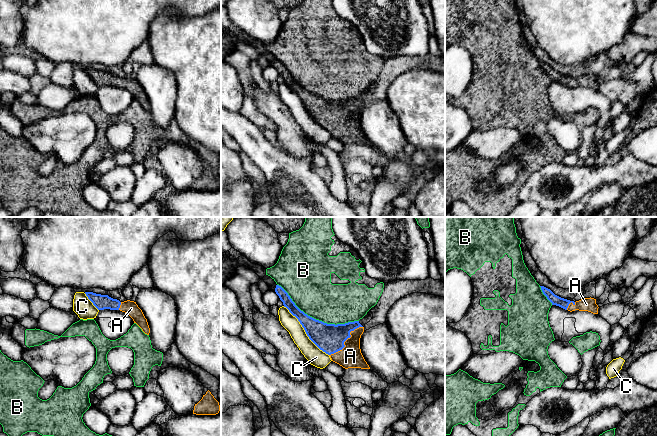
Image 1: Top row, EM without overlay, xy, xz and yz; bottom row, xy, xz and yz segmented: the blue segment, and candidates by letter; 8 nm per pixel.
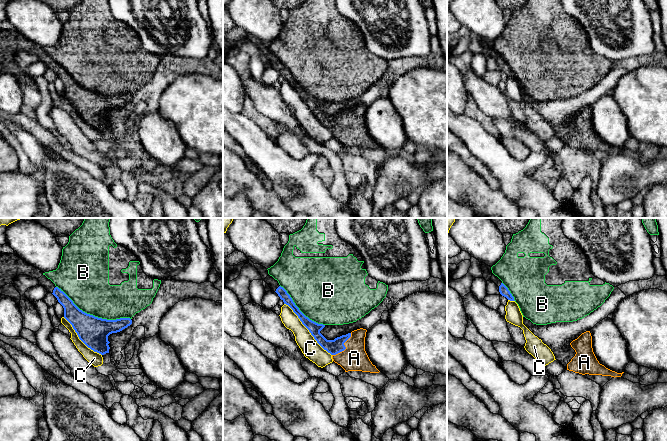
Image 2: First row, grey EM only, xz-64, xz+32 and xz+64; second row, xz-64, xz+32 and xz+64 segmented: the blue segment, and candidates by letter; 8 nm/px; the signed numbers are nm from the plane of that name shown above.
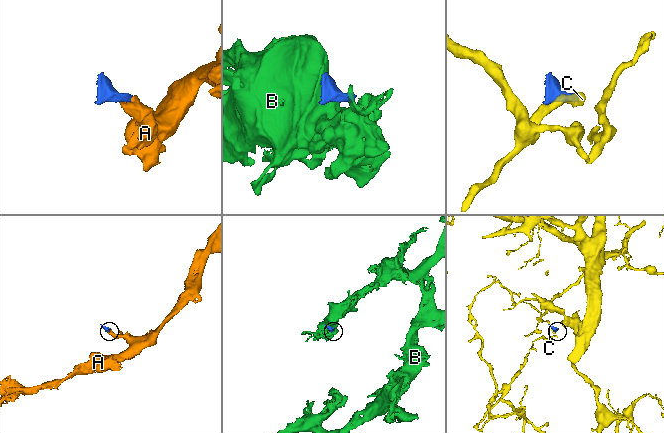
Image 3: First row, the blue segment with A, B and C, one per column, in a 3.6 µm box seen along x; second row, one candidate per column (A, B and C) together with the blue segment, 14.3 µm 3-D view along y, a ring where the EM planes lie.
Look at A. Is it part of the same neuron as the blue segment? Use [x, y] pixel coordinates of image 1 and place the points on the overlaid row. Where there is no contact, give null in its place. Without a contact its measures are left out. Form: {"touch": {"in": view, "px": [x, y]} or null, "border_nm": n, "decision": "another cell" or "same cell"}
{"touch": {"in": "xz", "px": [345, 340]}, "border_nm": 360, "decision": "same cell"}

